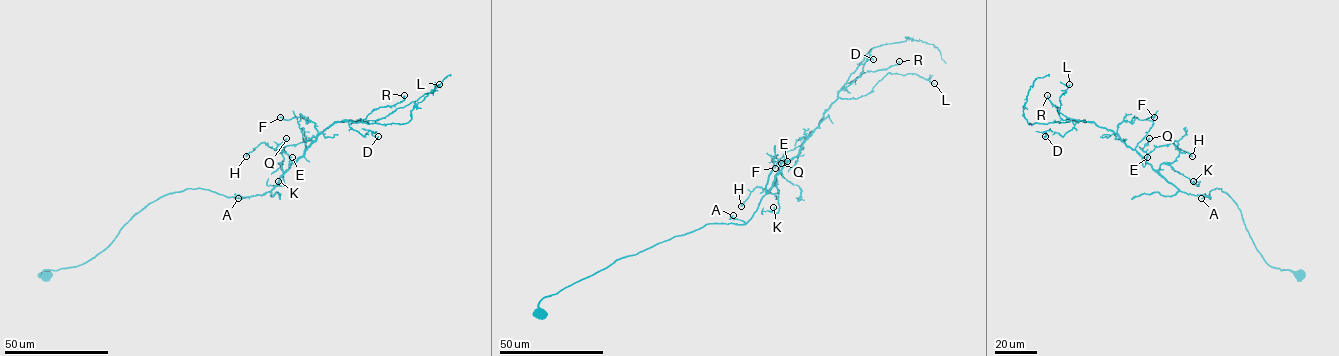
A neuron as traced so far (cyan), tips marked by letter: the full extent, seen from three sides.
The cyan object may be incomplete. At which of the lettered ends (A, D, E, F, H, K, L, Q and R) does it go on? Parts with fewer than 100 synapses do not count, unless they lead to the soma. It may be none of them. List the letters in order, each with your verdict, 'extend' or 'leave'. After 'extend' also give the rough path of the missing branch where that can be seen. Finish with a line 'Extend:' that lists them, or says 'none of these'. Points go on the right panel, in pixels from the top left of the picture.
A: leave
D: leave
E: leave
F: leave
H: leave
K: leave
L: leave
Q: leave
R: leave
Extend: none of these

